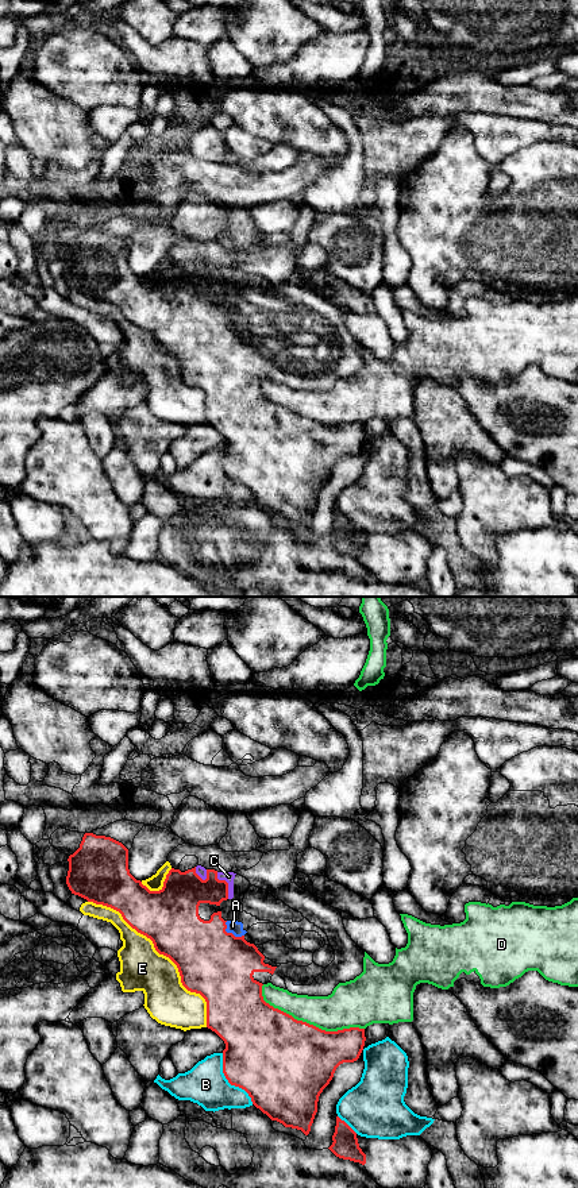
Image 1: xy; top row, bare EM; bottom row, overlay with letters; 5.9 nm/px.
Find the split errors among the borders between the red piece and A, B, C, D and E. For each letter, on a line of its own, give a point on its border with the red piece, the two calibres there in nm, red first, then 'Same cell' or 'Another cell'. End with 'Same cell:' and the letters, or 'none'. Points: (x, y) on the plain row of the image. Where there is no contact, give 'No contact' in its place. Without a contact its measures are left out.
A: Touches red at xy (231, 328). Thickness 400 nm (red) against 80 nm. Same cell
B: Touches red at xy (228, 477). Thickness 440 nm (red) against 260 nm. Another cell
C: Touches red at xy (227, 278). Thickness 220 nm (red) against 60 nm. Same cell
D: Touches red at xy (305, 417). Thickness 500 nm (red) against 240 nm. Another cell
E: Touches red at xy (164, 350). Thickness 380 nm (red) against 280 nm. Another cell
Same cell: A, C

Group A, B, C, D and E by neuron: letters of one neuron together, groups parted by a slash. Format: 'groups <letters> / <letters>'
groups A C / B / D / E

